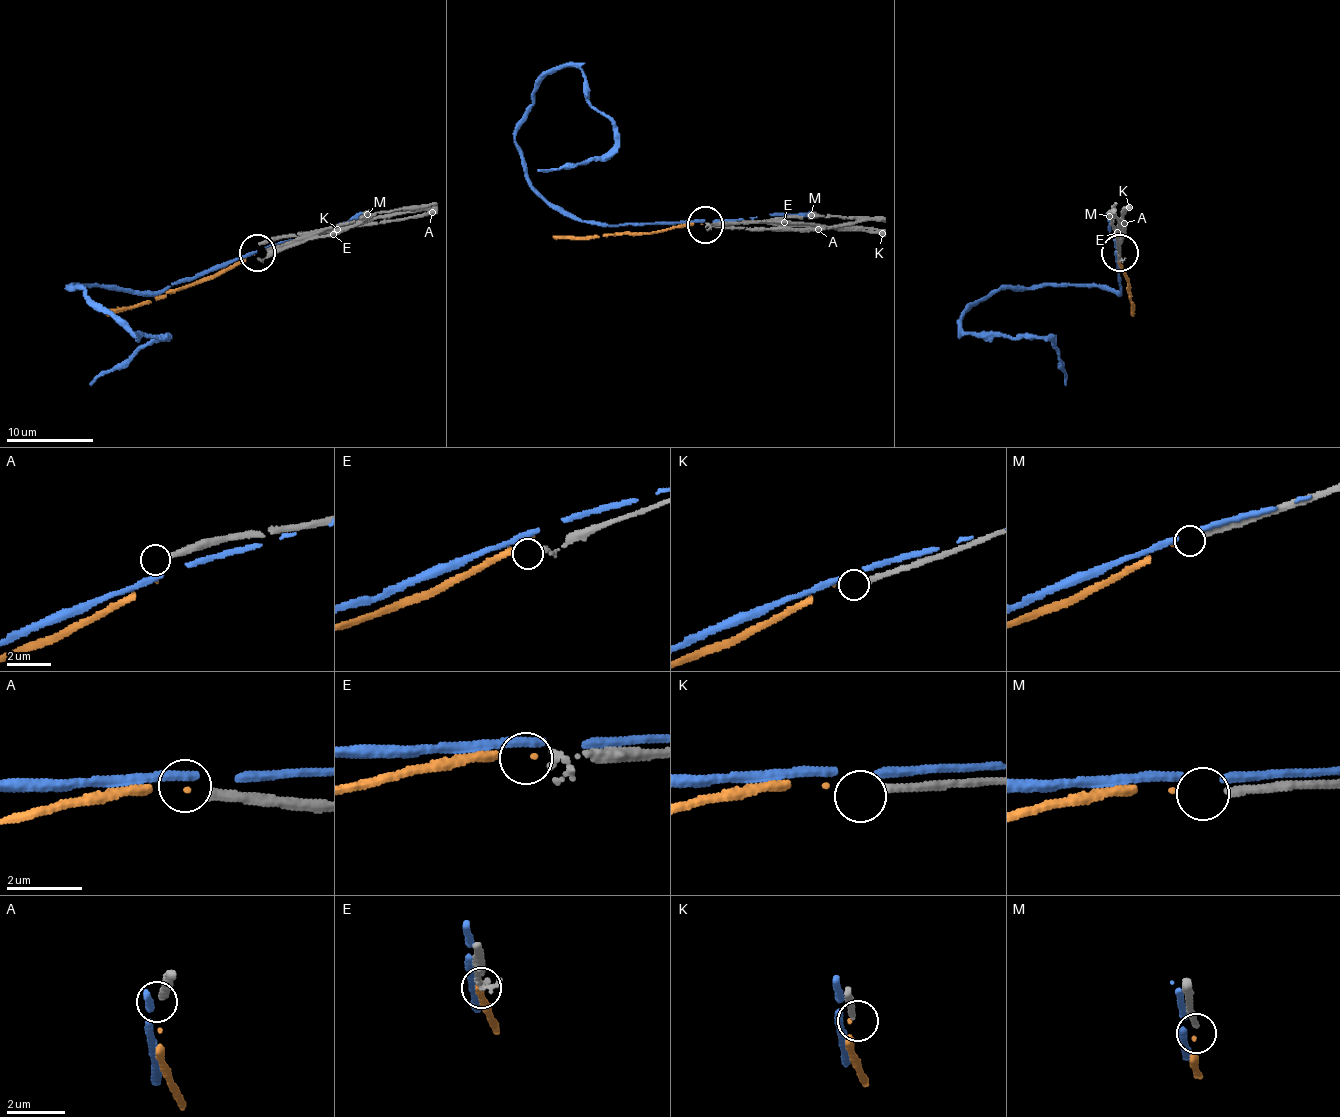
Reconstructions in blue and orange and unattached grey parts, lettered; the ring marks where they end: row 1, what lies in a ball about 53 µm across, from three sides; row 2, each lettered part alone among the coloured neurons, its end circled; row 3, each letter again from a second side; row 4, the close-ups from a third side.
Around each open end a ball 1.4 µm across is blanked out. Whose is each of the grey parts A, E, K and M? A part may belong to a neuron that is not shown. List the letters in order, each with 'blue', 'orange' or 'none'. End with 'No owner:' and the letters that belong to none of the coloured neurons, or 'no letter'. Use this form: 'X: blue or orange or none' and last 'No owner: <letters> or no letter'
A: none
E: none
K: none
M: orange
No owner: A, E, K

